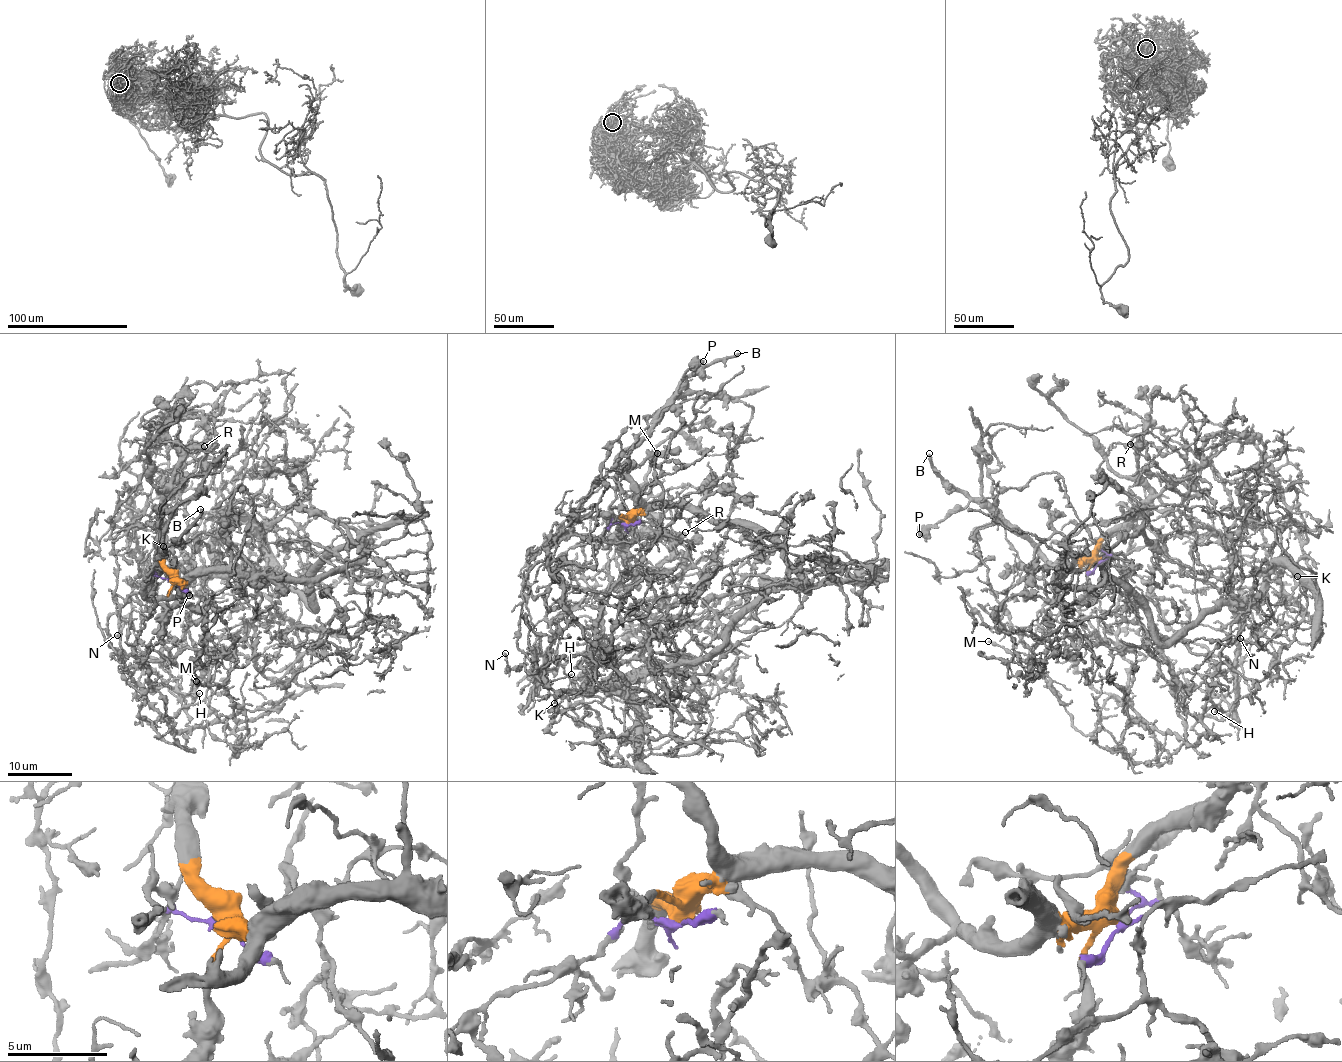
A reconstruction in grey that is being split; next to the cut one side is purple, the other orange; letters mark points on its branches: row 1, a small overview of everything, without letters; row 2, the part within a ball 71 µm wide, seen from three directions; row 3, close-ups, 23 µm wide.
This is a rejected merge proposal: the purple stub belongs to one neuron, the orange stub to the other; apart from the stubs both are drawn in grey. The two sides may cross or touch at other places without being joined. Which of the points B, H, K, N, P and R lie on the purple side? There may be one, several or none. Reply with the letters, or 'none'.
H, N

